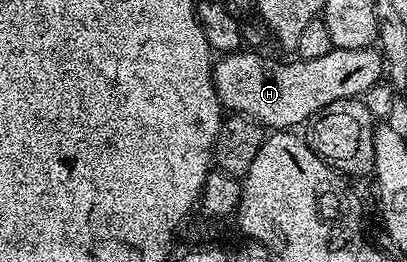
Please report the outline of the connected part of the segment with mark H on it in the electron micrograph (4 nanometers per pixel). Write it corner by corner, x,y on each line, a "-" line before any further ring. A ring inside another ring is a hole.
333,47
329,55
321,55
321,59
309,59
308,61
292,59
288,65
283,61
274,61
271,57
262,57
259,54
262,52
259,51
243,52
224,53
214,62
211,74
215,80
215,90
219,96
220,106
232,114
249,117
271,131
294,130
297,127
294,125
299,125
302,121
303,124
310,122
315,114
329,107
329,103
337,103
341,99
350,97
362,98
363,93
369,91
369,87
373,87
385,77
384,56
375,47
365,49

